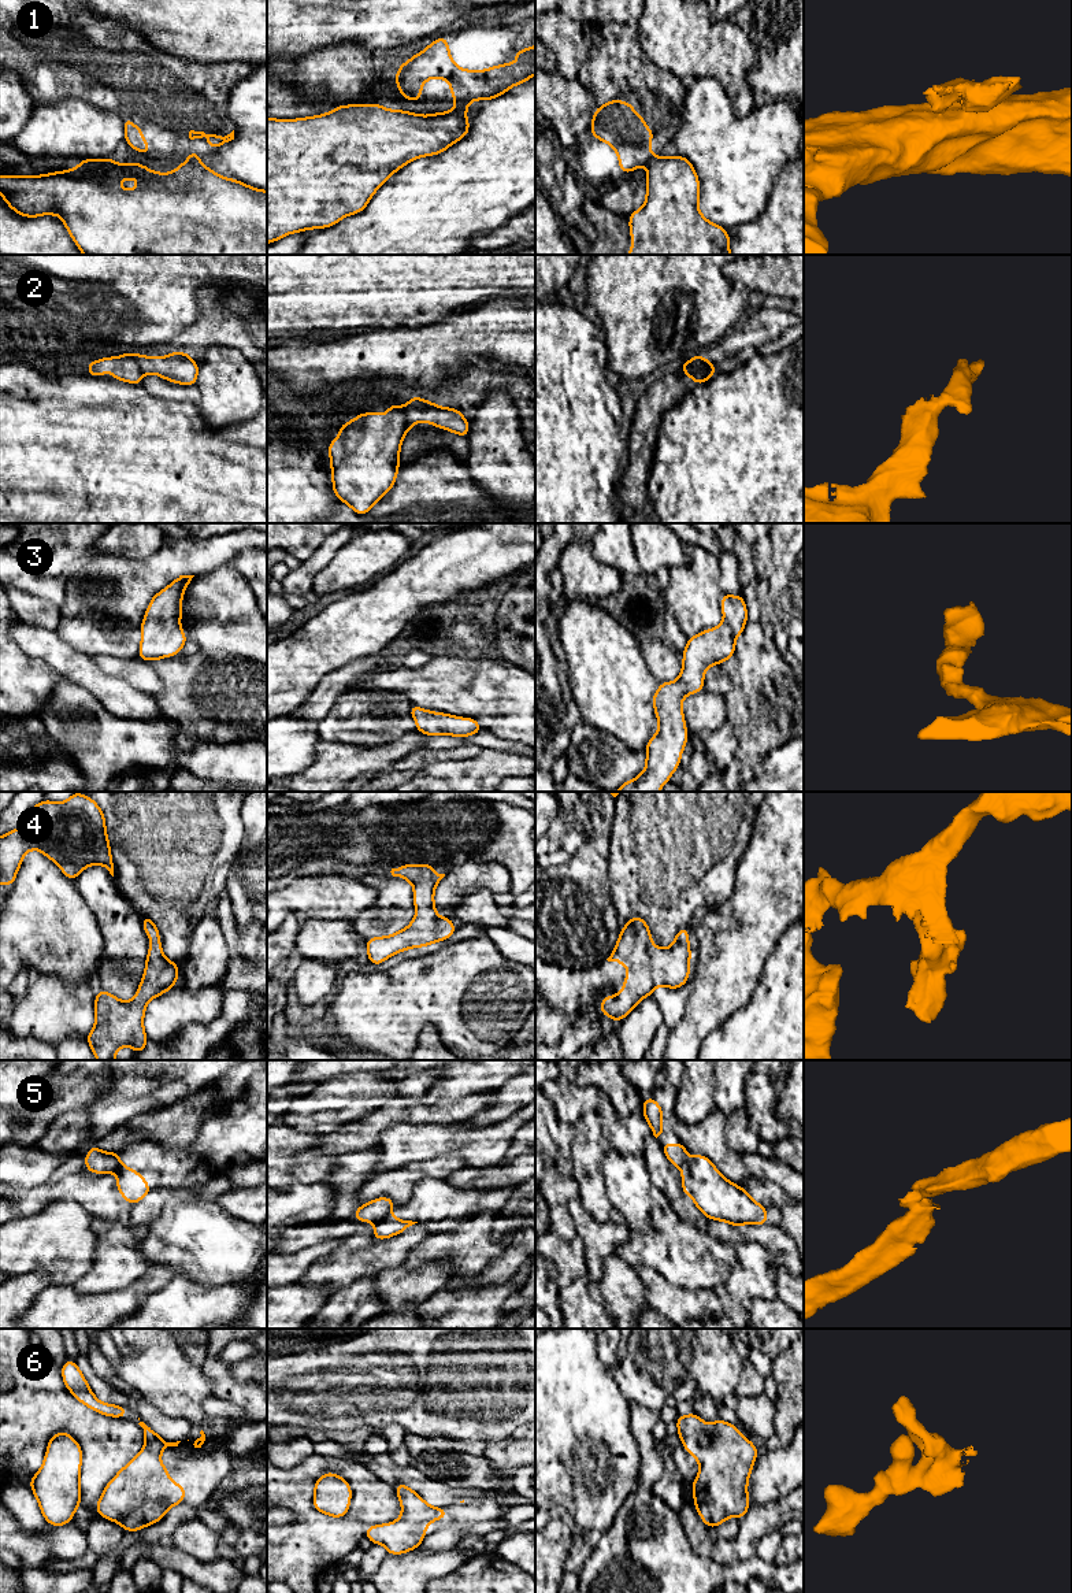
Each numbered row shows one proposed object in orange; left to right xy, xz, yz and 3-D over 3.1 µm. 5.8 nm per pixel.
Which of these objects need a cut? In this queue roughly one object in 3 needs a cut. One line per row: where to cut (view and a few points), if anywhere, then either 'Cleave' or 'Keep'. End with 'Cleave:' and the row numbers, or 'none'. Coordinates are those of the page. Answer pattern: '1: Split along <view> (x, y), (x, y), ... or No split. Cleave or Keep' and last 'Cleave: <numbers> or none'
1: Split along xz (467, 102), (457, 104). Cleave
2: Split along yz (704, 358), (686, 373). Cleave
3: No split. Keep
4: No split. Keep
5: Split along xz (389, 1211), (375, 1222). Cleave
6: No split. Keep
Cleave: 1, 2, 5

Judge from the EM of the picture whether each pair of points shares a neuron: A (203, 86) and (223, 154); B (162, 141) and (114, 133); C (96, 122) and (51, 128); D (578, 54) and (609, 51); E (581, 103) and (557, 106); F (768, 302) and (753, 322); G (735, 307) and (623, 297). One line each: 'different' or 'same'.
A: different
B: different
C: same
D: different
E: same
F: different
G: same

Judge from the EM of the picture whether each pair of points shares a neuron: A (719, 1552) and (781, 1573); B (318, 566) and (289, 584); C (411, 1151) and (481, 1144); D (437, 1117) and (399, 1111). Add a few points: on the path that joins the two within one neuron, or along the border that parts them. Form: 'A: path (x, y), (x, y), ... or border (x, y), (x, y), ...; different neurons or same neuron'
A: border (756, 1556), (729, 1566), (720, 1566), (713, 1560); different neurons
B: path (311, 567), (296, 582); same neuron
C: path (429, 1141), (463, 1140); same neuron
D: path (427, 1114), (408, 1111); same neuron

